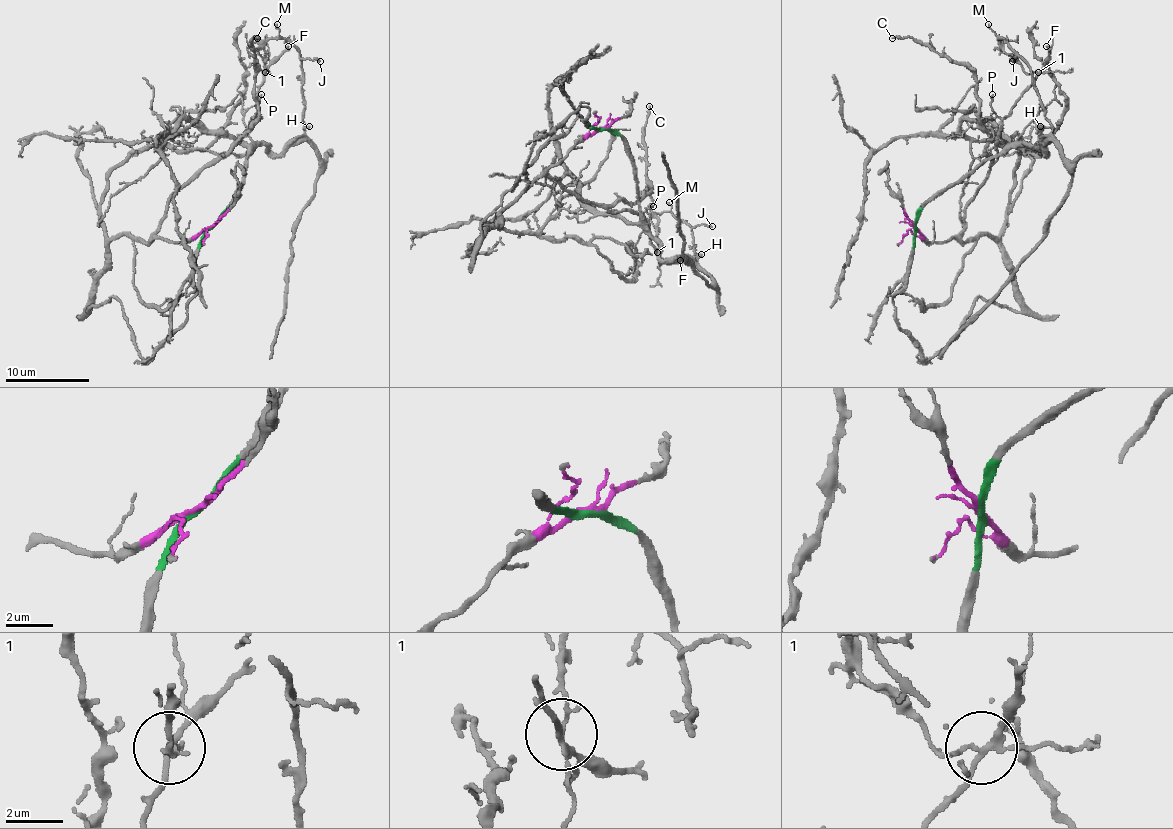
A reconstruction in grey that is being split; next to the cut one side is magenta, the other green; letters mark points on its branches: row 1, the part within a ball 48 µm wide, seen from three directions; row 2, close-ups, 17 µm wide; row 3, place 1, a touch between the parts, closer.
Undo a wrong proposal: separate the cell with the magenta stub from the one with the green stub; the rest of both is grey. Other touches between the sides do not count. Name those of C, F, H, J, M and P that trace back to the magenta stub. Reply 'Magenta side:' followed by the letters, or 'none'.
Magenta side: C, F, P

